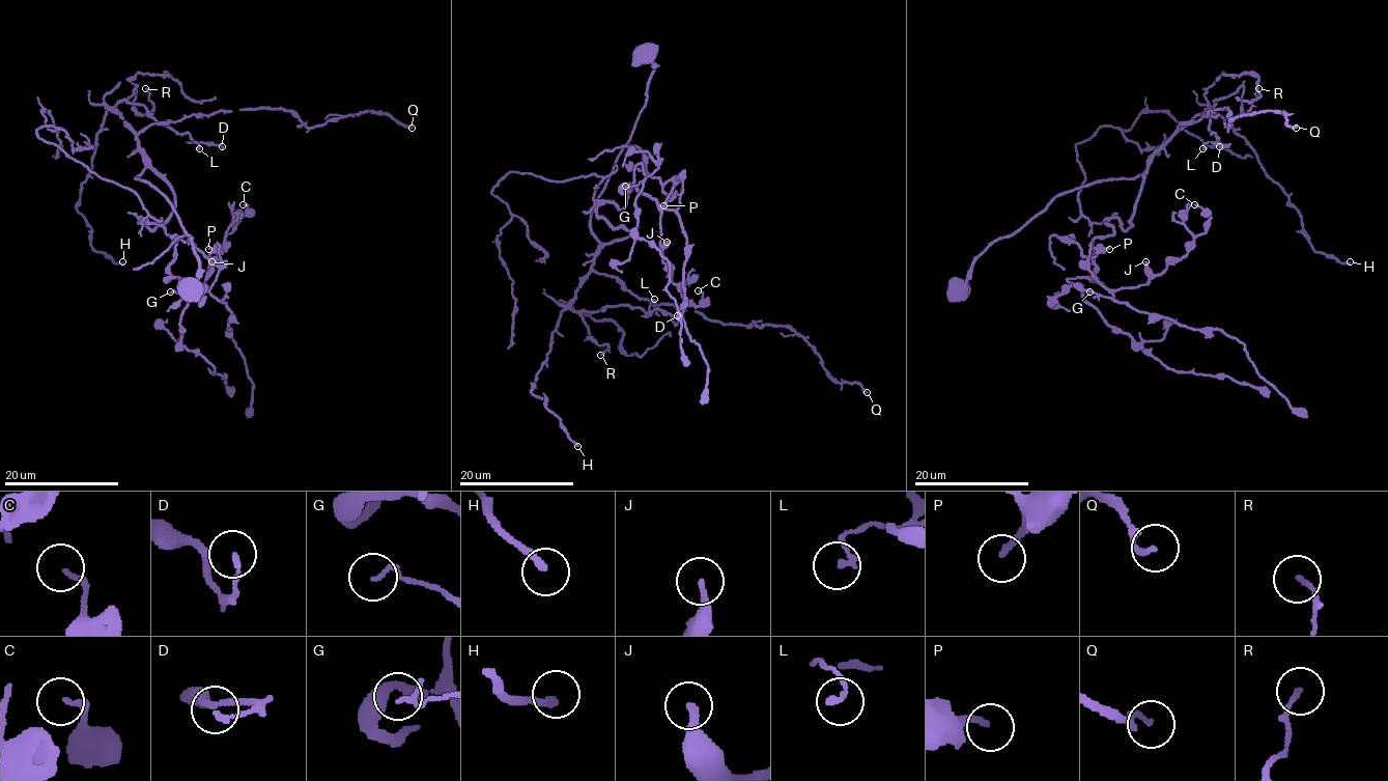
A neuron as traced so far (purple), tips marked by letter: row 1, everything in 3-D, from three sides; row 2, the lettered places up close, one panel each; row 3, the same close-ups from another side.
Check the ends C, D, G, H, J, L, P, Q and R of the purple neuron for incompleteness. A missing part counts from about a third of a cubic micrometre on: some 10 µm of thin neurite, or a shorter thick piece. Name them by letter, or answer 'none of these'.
none of these

